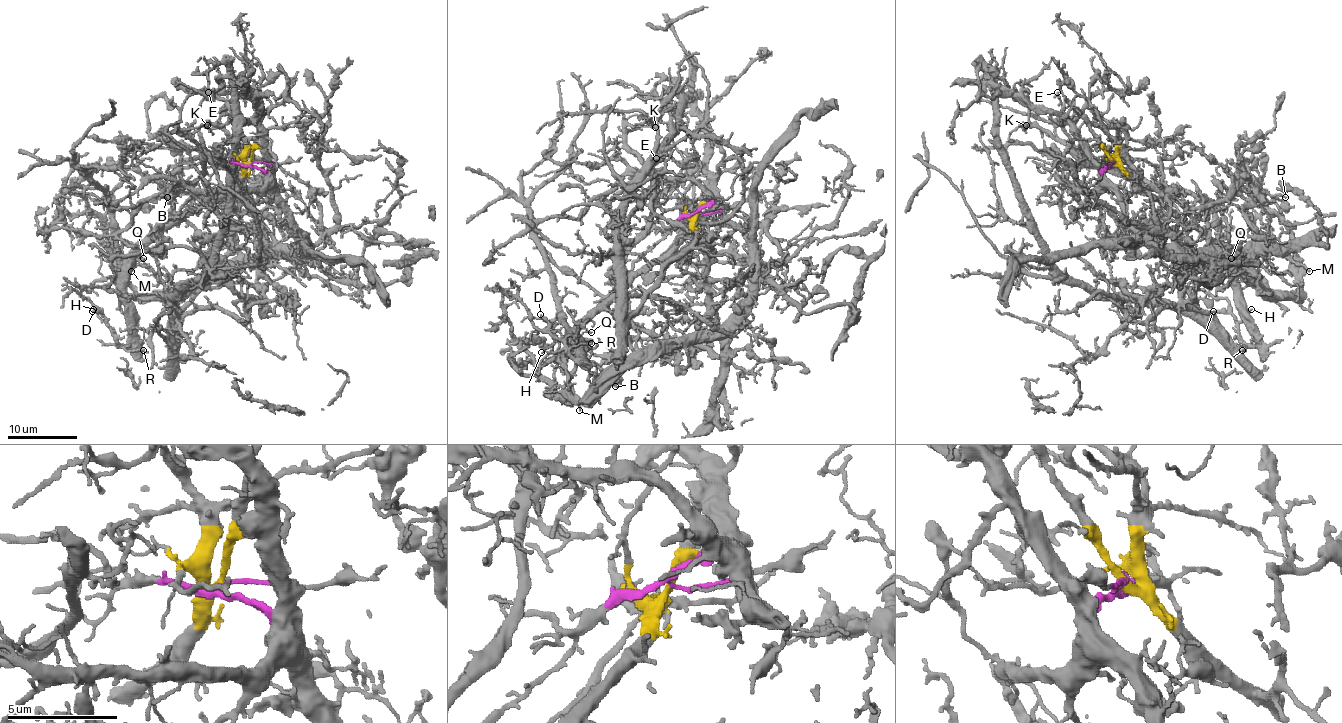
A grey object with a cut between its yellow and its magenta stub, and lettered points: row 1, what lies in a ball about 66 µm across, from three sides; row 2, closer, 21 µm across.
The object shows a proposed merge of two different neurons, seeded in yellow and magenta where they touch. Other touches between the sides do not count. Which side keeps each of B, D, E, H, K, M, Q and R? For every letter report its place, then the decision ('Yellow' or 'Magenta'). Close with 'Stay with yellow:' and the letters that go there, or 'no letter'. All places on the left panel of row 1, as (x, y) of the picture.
B: Place: (167, 197). Magenta
D: Place: (92, 311). Yellow
E: Place: (208, 92). Yellow
H: Place: (93, 309). Yellow
K: Place: (207, 125). Yellow
M: Place: (131, 271). Yellow
Q: Place: (143, 258). Yellow
R: Place: (143, 350). Yellow
Stay with yellow: D, E, H, K, M, Q, R

